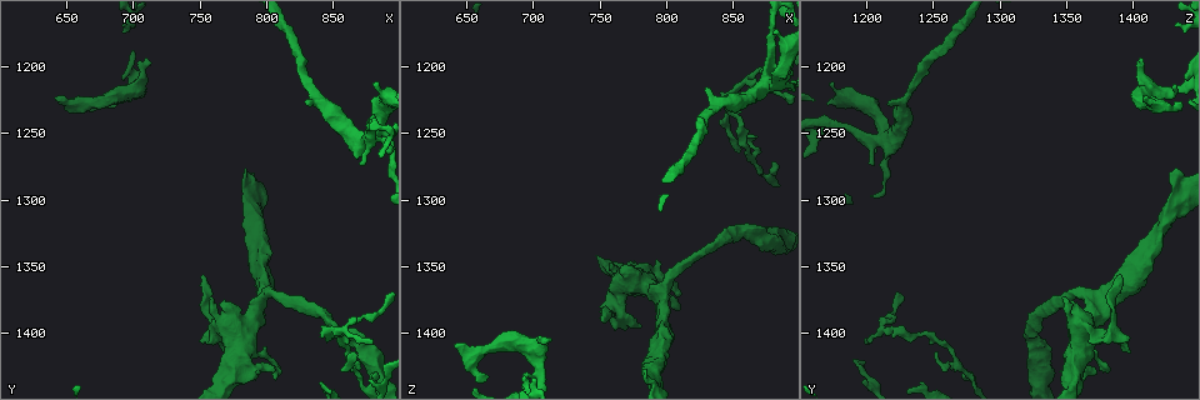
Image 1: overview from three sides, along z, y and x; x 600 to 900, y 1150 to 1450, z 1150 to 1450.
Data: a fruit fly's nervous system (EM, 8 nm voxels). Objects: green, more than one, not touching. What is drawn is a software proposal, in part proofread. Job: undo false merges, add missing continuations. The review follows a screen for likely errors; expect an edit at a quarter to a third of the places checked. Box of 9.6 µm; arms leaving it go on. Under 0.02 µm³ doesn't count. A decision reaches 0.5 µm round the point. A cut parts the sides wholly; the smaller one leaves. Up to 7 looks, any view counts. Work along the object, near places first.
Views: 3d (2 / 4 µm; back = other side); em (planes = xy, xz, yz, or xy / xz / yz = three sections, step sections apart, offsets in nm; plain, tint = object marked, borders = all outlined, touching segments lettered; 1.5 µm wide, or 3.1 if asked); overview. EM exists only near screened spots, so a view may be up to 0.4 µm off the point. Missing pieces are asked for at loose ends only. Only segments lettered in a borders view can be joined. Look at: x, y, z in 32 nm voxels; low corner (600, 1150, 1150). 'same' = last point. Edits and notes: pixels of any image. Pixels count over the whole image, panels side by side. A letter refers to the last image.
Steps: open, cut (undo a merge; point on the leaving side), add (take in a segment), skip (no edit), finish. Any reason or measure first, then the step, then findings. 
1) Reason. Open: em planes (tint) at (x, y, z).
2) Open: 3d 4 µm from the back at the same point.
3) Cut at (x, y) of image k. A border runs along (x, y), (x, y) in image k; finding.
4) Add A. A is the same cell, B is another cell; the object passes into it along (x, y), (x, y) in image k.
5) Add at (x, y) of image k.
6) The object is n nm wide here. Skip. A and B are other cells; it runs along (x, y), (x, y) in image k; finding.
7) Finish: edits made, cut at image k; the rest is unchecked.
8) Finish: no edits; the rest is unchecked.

Free end. Open: em planes (borders) at (830, 1228, 1218).

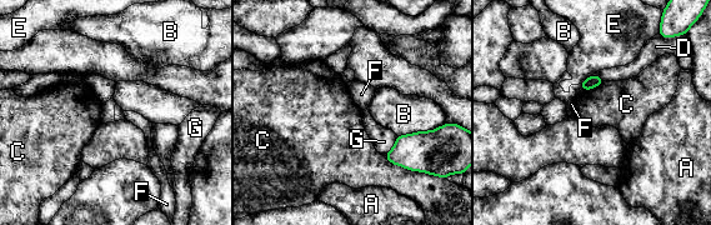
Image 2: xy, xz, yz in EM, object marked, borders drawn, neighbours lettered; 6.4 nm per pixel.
Skip. A, B, C, D, E, F and G are other cells; a border runs along (384, 156), (391, 163), (414, 171) in image 2; none of them fits.

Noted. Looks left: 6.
Stops while still wide. Open: em planes (plain) at (878, 1214, 1176).

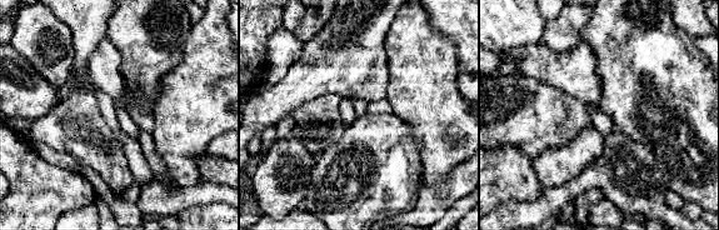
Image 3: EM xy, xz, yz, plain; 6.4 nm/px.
See the neighbours. Open: em planes (borders) at the same point.

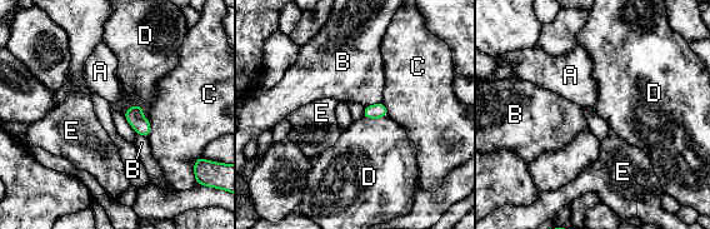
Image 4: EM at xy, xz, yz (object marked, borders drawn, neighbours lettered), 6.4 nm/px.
The longest contact is with D, 170 nm. Skip. A, B, C, D and E are other cells; a border runs along (124, 111), (139, 105), (148, 120) in image 4; no lettered segment goes on from it.

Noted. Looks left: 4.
Closes a loop. Open: em planes (borders) at (808, 1426, 1376).

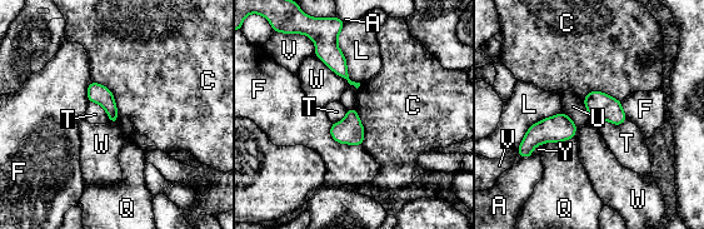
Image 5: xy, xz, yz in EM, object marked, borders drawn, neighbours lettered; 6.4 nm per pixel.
Skip. A, C, F, L, Q, T, U, V, W and Y are other cells; a border runs along (91, 80), (111, 93), (118, 122) in image 5; continuous, no second neuron.

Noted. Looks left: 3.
Finish: no edits; the rest is unchecked.

